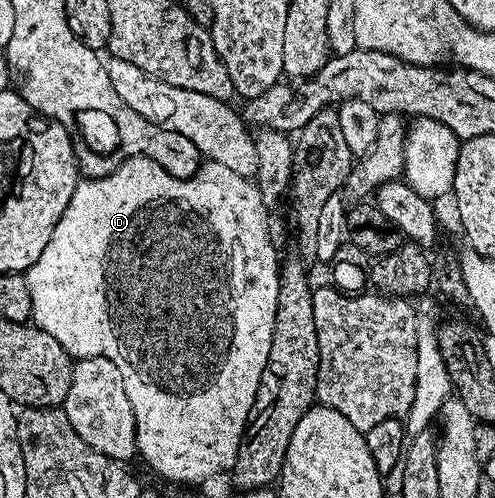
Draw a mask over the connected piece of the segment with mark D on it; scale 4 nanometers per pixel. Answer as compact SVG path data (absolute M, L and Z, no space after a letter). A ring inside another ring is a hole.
M129 157L126 161L119 162L115 170L105 177L88 177L80 180L79 186L75 188L75 197L69 199L69 207L65 207L57 227L53 227L53 239L49 239L45 251L41 251L41 259L37 259L37 263L29 266L25 274L29 283L29 299L31 300L30 320L39 328L49 331L49 335L53 335L53 339L57 339L57 343L61 343L61 347L65 347L65 351L71 354L72 358L104 357L113 362L117 371L121 371L121 379L125 383L125 395L129 395L129 403L135 416L135 447L138 456L140 458L143 456L169 481L207 481L218 473L226 474L235 466L239 444L243 438L243 432L247 429L247 420L251 418L251 408L257 395L257 383L261 383L261 371L265 371L265 363L269 359L269 343L273 339L273 323L277 311L281 257L275 254L275 249L271 246L271 229L267 226L267 215L269 215L269 209L262 203L256 182L237 175L237 171L229 171L229 167L221 167L221 163L204 160L192 177L174 177L149 157Z

